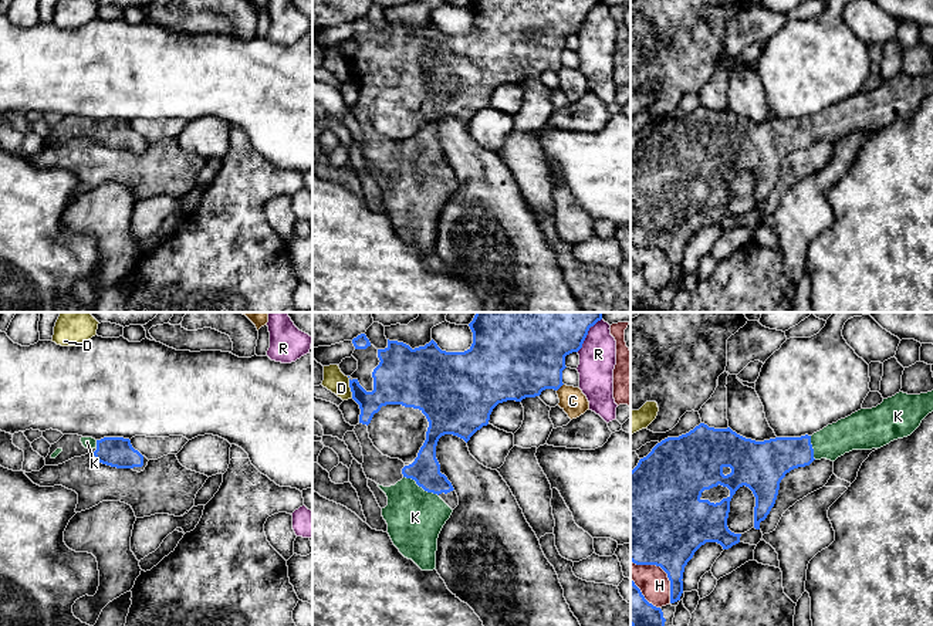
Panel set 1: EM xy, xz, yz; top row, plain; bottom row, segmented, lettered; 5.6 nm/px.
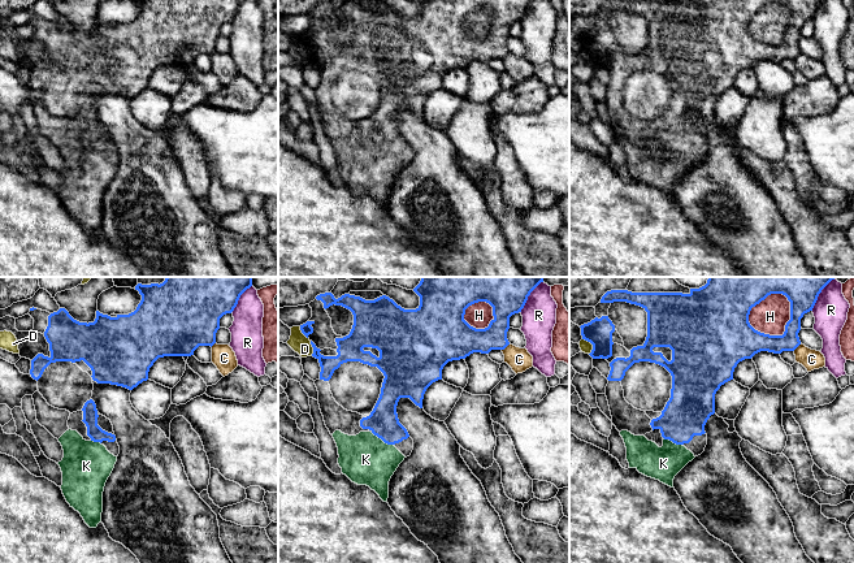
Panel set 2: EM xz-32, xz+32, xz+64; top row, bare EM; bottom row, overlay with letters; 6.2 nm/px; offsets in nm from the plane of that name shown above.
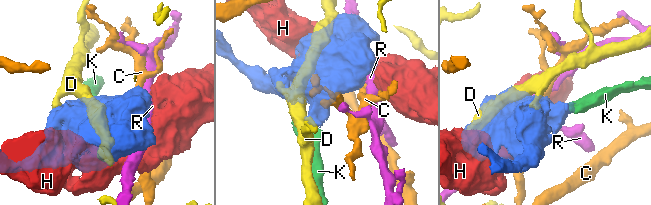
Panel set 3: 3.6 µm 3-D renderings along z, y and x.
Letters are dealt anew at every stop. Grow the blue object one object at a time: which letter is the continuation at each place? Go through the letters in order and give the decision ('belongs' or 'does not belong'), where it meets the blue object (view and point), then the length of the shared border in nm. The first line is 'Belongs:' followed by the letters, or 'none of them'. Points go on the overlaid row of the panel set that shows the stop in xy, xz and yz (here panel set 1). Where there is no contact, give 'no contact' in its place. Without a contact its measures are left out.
Belongs: K
C: does not belong; meets blue in xz at (560, 386); contact 60 nm long
D: does not belong; meets blue in xz at (350, 386); contact 120 nm long
H: does not belong; meets blue in yz at (663, 569); contact 340 nm long
K: belongs; meets blue in xz at (421, 486); contact 240 nm long
R: does not belong; meets blue in xz at (587, 334); contact 240 nm long

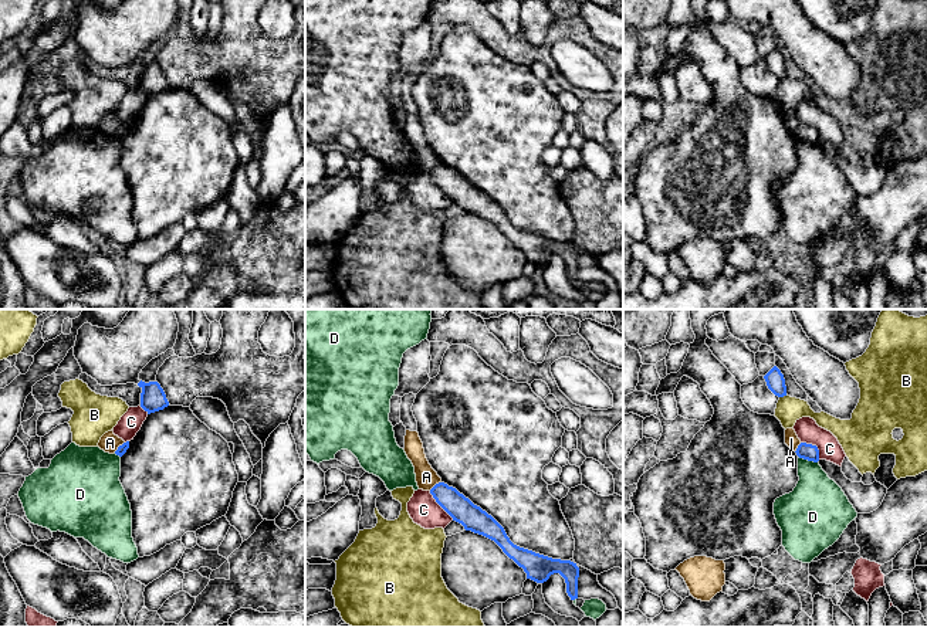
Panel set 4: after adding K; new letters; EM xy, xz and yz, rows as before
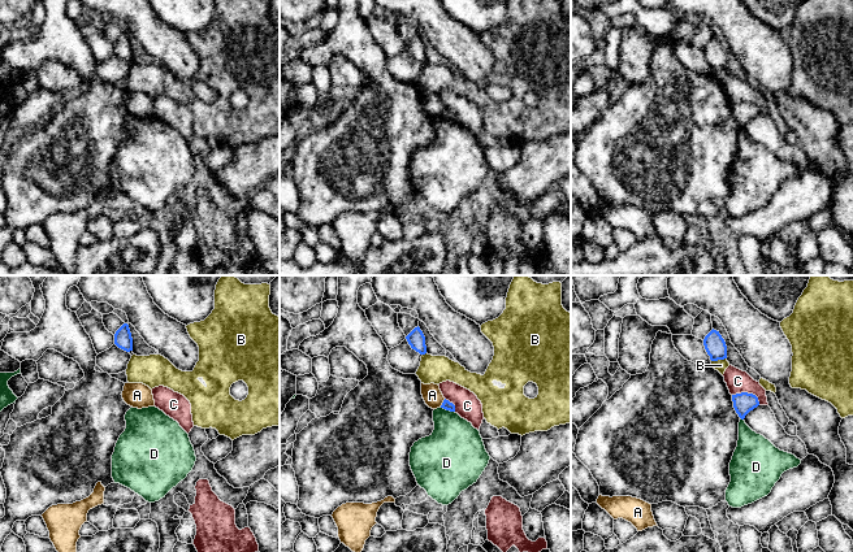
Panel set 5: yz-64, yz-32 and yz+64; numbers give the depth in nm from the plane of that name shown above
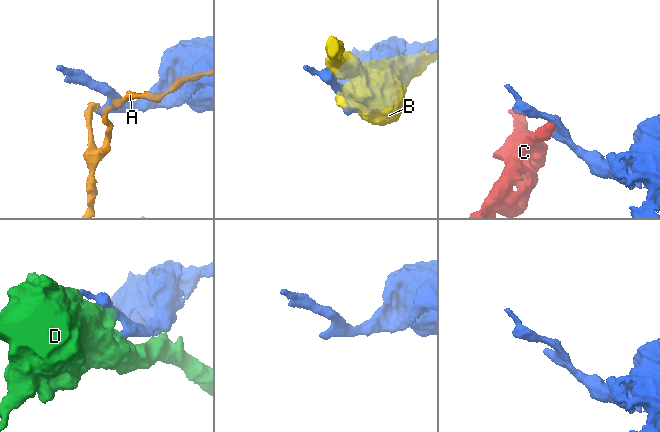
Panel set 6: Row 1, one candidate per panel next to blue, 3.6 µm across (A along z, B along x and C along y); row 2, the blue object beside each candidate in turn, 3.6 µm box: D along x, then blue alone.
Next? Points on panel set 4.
Belongs: none of them
A: does not belong; meets blue in xy at (118, 447); contact 90 nm long
B: does not belong; meets blue in yz at (782, 396); contact 50 nm long
C: does not belong; meets blue in xz at (439, 504); contact 220 nm long
D: does not belong; meets blue in yz at (808, 460); contact 120 nm long

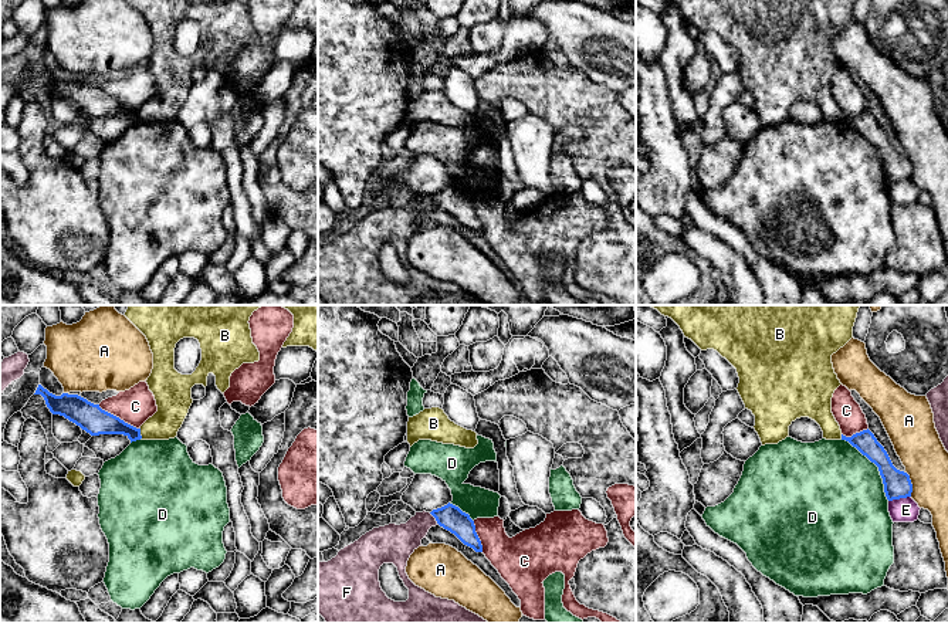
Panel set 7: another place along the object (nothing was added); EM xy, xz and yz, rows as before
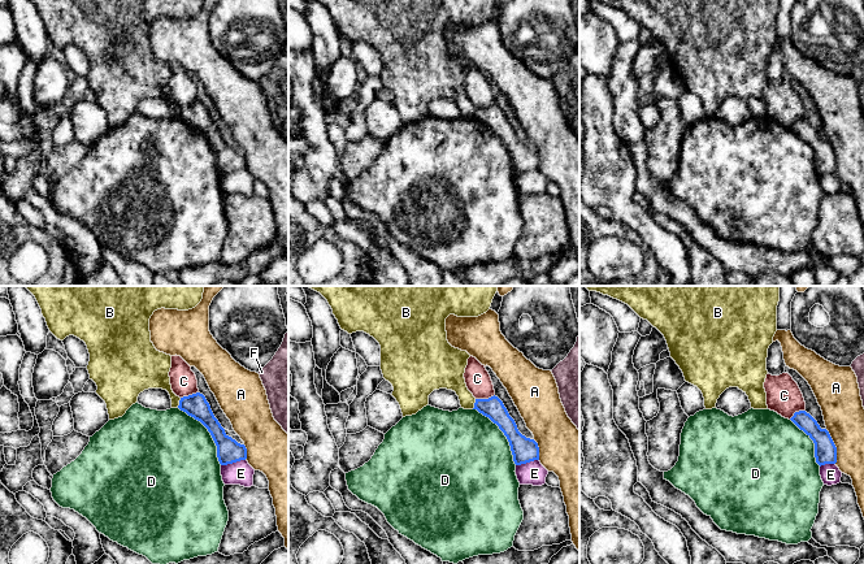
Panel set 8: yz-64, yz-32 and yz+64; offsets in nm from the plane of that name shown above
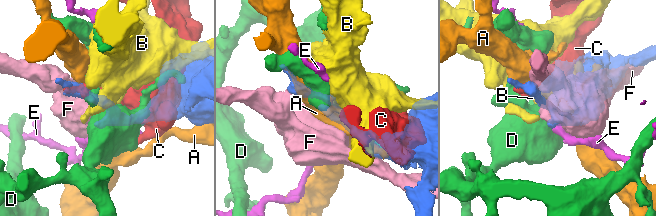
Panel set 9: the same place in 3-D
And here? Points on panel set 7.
Belongs: none of them
A: does not belong; meets blue in yz at (911, 484); contact 150 nm long
B: does not belong; meets blue in xy at (139, 433); contact 60 nm long
C: does not belong; meets blue in xy at (118, 417); contact 280 nm long
D: does not belong; meets blue in yz at (876, 464); contact 440 nm long
E: does not belong; meets blue in yz at (899, 498); contact 130 nm long
F: does not belong; meets blue in xz at (434, 517); contact 90 nm long

